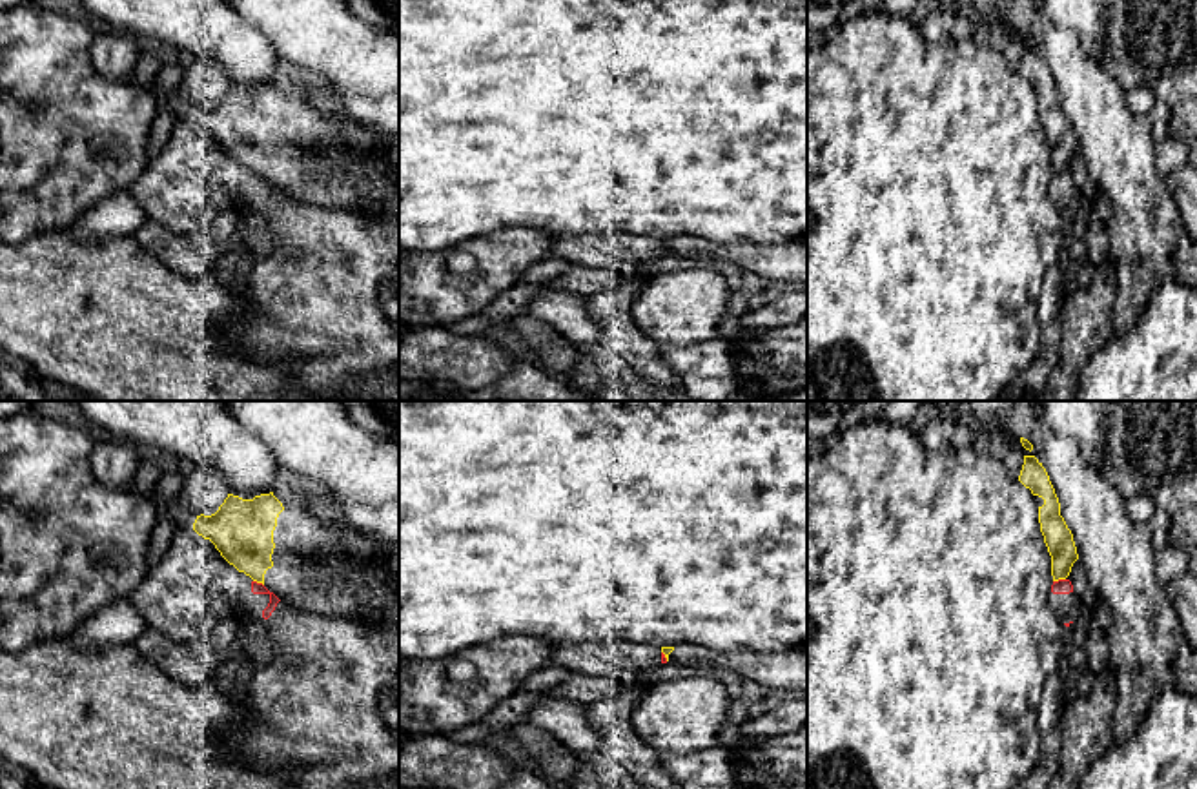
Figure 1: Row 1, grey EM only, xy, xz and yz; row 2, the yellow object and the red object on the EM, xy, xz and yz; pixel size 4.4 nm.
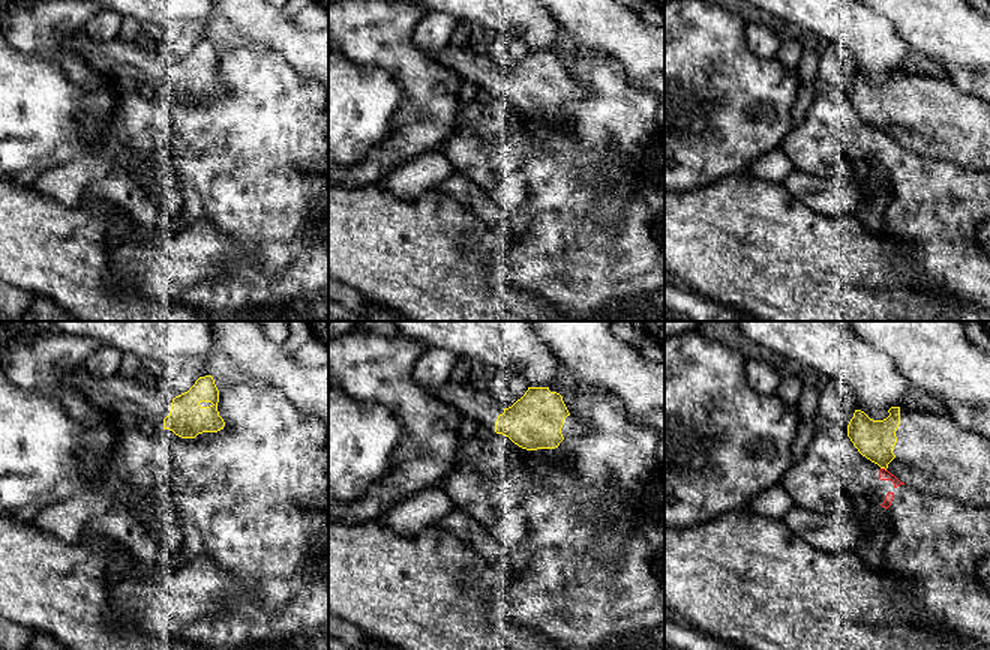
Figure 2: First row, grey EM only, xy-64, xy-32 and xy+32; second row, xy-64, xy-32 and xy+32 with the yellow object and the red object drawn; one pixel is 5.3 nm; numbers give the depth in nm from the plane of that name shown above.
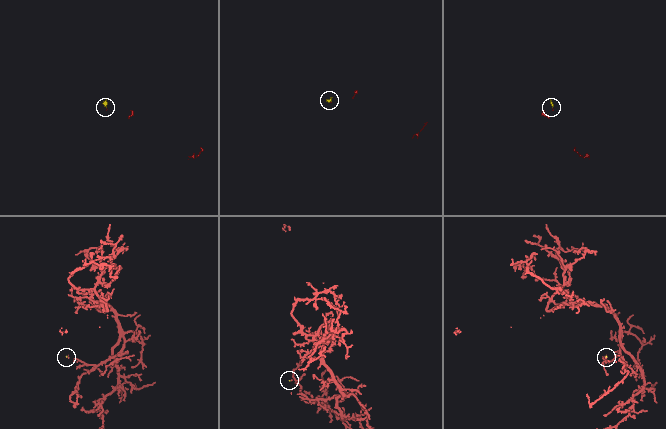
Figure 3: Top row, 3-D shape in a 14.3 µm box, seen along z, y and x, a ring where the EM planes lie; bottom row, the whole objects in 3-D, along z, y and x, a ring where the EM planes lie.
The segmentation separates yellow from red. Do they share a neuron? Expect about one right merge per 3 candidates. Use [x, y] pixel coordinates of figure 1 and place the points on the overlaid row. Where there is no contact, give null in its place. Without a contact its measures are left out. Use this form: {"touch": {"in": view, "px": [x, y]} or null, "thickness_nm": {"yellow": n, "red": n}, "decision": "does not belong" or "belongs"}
{"touch": {"in": "yz", "px": [1059, 578]}, "thickness_nm": {"yellow": 130, "red": 60}, "decision": "does not belong"}

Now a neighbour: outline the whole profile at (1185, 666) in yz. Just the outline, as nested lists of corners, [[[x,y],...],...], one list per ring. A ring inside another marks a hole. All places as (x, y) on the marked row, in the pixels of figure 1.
[[[1184,641],[1170,669],[1175,674],[1175,687],[1197,696],[1197,647]]]

